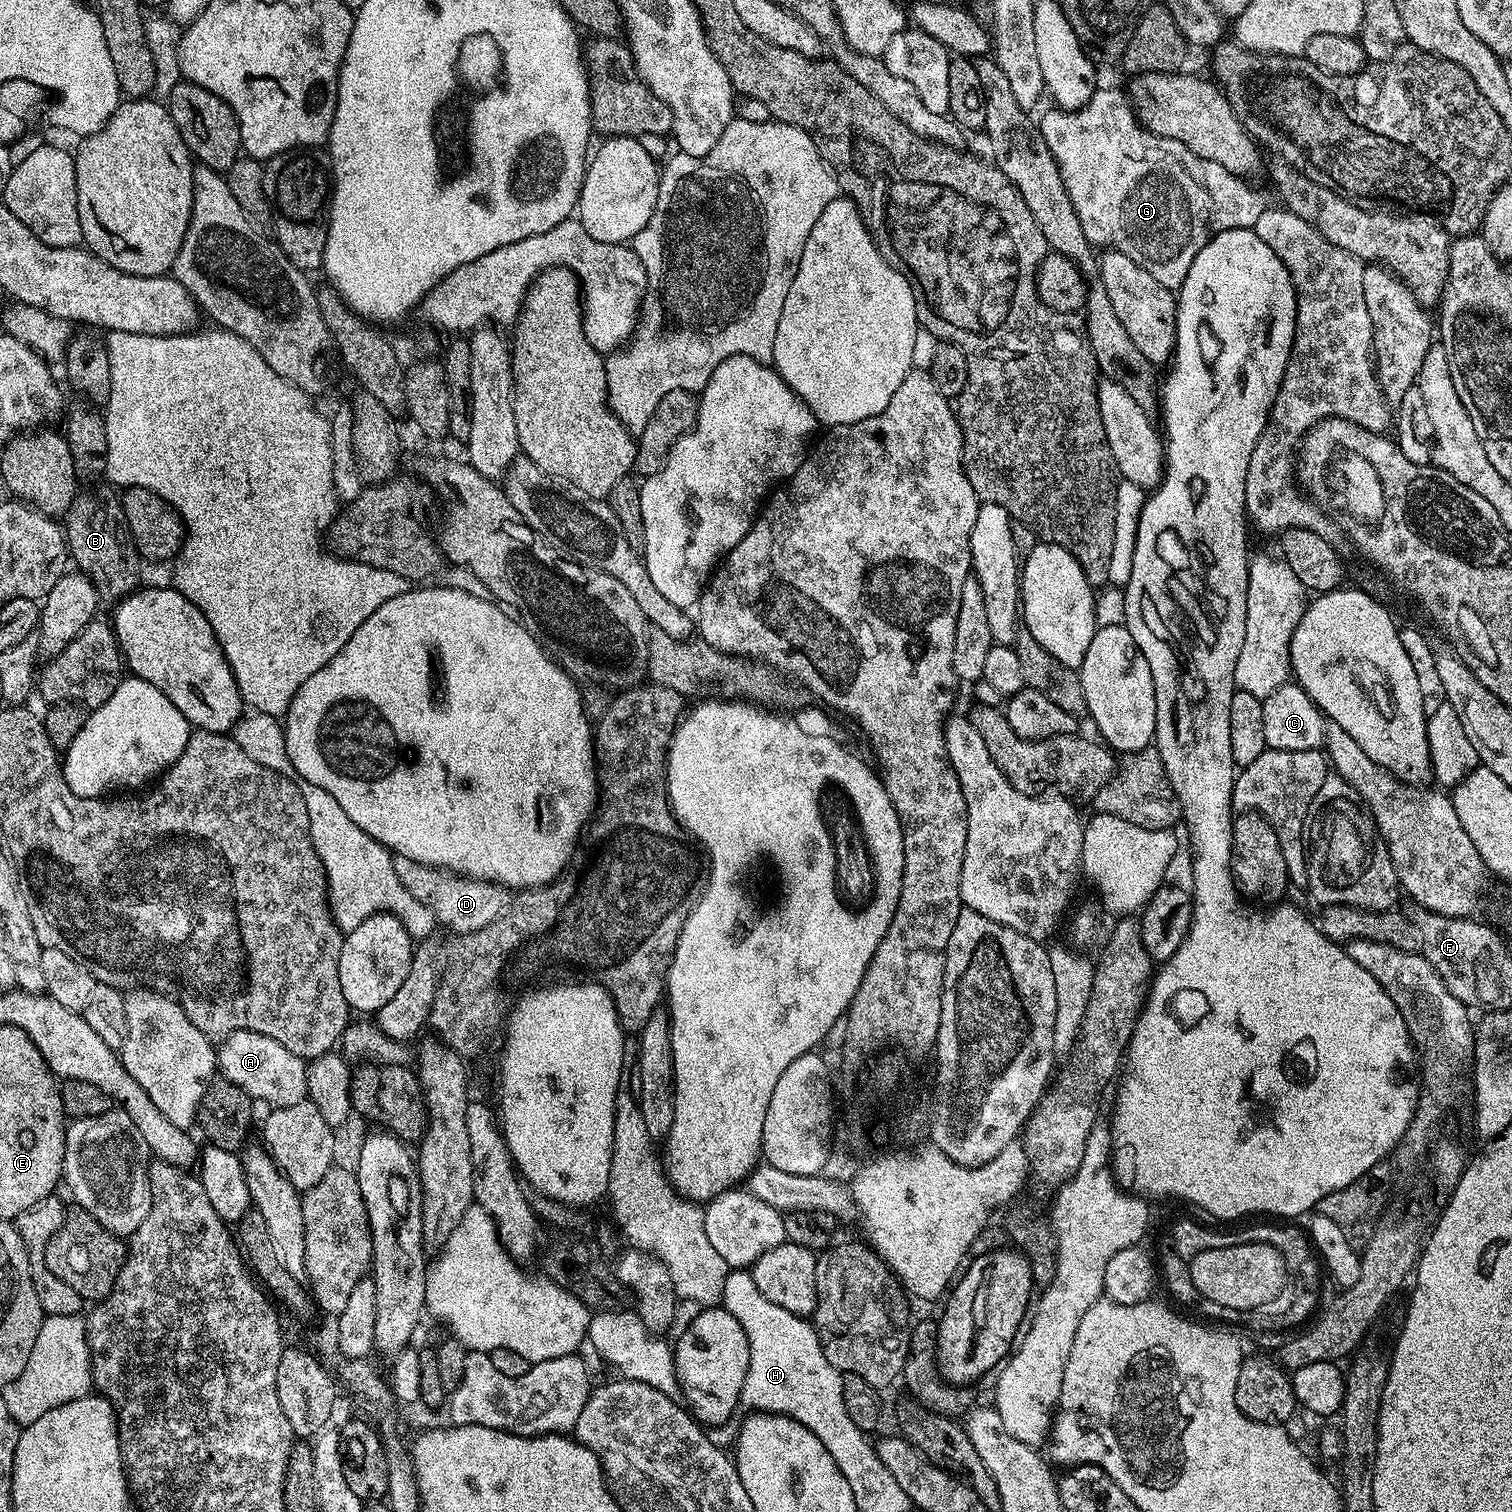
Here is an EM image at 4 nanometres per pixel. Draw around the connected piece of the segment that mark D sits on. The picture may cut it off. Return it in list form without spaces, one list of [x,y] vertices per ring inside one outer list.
[[[393,855],[394,872],[410,890],[422,906],[434,914],[437,925],[453,928],[453,933],[463,934],[482,930],[482,926],[490,926],[506,911],[510,904],[510,896],[499,884],[491,884],[489,880],[475,880],[469,876],[458,876],[455,872],[446,872],[443,868],[431,868],[425,864],[414,862],[405,856]]]

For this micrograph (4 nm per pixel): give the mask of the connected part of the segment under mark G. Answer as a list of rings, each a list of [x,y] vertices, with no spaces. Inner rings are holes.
[[[1100,86],[1090,98],[1090,102],[1086,102],[1086,106],[1076,109],[1075,112],[1066,112],[1063,108],[1058,107],[1053,107],[1051,111],[1046,113],[1041,120],[1038,120],[1038,127],[1042,138],[1046,138],[1046,146],[1050,146],[1050,154],[1054,158],[1054,162],[1058,164],[1058,170],[1062,174],[1062,182],[1066,186],[1066,194],[1070,194],[1070,202],[1074,202],[1074,214],[1078,214],[1078,222],[1082,222],[1082,230],[1086,234],[1086,238],[1094,246],[1108,244],[1104,246],[1126,254],[1126,258],[1138,262],[1138,266],[1142,266],[1142,270],[1146,270],[1146,274],[1158,278],[1158,282],[1162,282],[1162,286],[1179,290],[1182,282],[1186,282],[1186,274],[1190,274],[1190,262],[1194,262],[1194,258],[1198,258],[1198,250],[1202,250],[1202,246],[1209,238],[1235,228],[1255,229],[1262,210],[1266,210],[1270,206],[1270,200],[1263,190],[1260,188],[1252,189],[1245,177],[1236,176],[1230,170],[1226,170],[1226,166],[1218,166],[1218,162],[1198,158],[1198,154],[1186,150],[1186,146],[1182,146],[1182,142],[1162,138],[1145,128],[1137,120],[1136,113],[1133,112],[1132,105],[1123,91],[1115,92],[1112,88]]]

